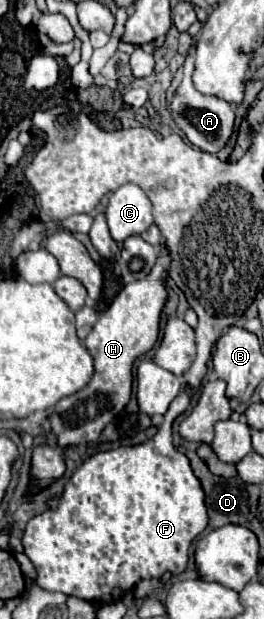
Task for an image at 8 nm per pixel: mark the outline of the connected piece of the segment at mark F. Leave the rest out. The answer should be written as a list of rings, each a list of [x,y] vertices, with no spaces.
[[[189,385],[169,405],[157,435],[135,447],[119,447],[97,453],[87,459],[65,485],[57,511],[45,511],[33,517],[23,535],[25,555],[37,569],[37,585],[47,591],[61,591],[85,601],[113,603],[125,591],[131,591],[141,579],[159,579],[163,573],[179,575],[187,567],[191,541],[207,527],[207,511],[199,479],[193,475],[189,459],[173,447],[171,425],[191,399]]]

